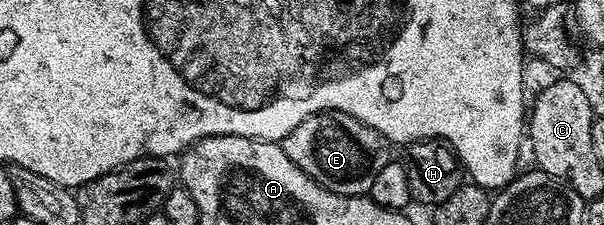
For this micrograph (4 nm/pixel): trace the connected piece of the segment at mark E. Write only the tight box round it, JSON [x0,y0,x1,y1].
[279,111,391,196]

